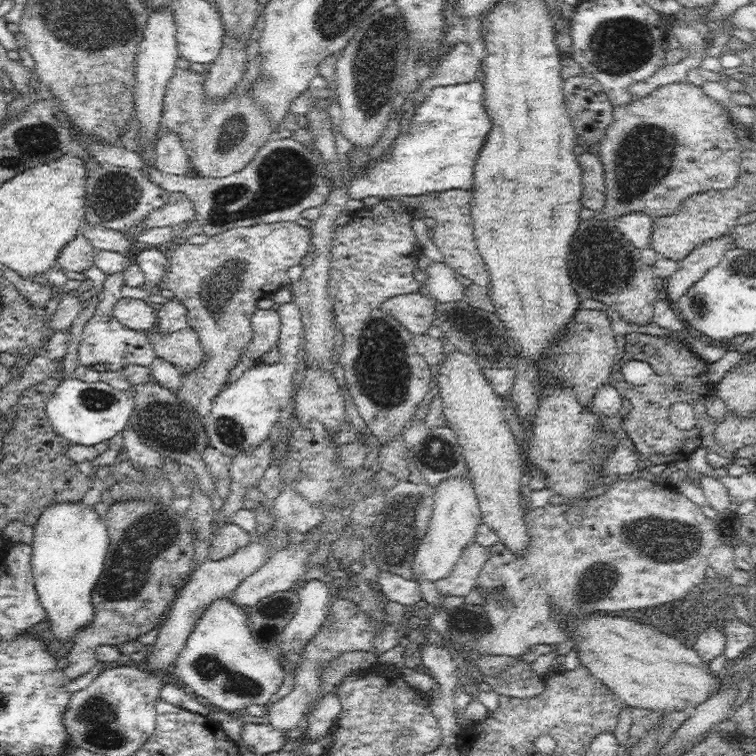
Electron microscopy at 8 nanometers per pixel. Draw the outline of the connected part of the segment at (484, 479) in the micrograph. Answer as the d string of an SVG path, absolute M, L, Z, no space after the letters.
M458 350L444 357L443 363L437 378L434 378L434 384L437 387L437 393L442 399L442 407L446 416L448 427L457 435L457 440L462 445L462 455L466 461L467 474L472 480L476 497L478 498L478 507L482 523L490 527L499 538L500 543L504 543L510 552L523 553L523 550L530 542L528 536L528 527L524 522L523 516L524 499L520 492L520 478L527 472L524 467L524 457L521 448L516 445L514 434L510 431L504 410L506 404L502 402L502 396L498 395L488 379L484 375L484 370L476 363L474 357L470 357Z

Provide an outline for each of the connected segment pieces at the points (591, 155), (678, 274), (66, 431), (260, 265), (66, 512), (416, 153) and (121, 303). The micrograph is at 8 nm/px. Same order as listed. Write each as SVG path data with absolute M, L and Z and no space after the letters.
M594 150L577 157L582 167L583 192L580 202L582 206L600 214L605 205L605 178L602 162Z
M729 234L714 240L706 240L700 246L696 246L692 252L688 253L688 256L679 261L676 272L667 278L666 293L663 297L676 305L679 298L695 282L698 282L707 270L716 266L732 246L733 240Z
M68 377L53 392L47 403L48 421L54 431L70 443L86 446L108 442L123 432L131 418L134 404L128 391L120 391L104 382L83 382Z
M272 222L272 224L254 224L249 227L231 228L226 232L208 236L202 243L184 243L175 246L168 255L169 266L163 281L163 287L174 293L184 308L188 324L199 334L199 341L204 349L204 364L192 373L182 374L182 384L176 390L179 401L184 401L196 409L202 418L210 414L214 398L223 390L226 378L247 352L254 331L250 325L250 316L256 312L261 298L271 297L271 294L290 286L292 281L288 277L288 270L292 266L300 265L308 254L311 246L312 231L309 227L296 222Z
M64 502L48 506L38 516L31 544L31 571L52 634L60 643L73 641L80 628L90 624L95 610L91 592L102 574L109 549L109 532L94 506Z
M472 81L448 86L435 86L432 92L426 95L421 105L415 110L410 121L407 135L400 132L392 142L391 153L384 151L383 156L371 162L367 160L365 173L355 176L345 185L348 197L362 200L366 196L375 196L381 199L392 196L418 196L426 193L447 191L450 189L472 189L473 170L480 155L480 148L484 146L488 132L492 130L492 119L484 107L484 83Z
M120 298L112 313L122 325L137 331L149 333L156 325L156 307L139 299Z

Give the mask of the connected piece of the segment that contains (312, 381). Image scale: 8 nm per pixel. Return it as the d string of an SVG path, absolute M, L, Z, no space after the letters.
M315 366L307 368L305 376L296 392L296 403L292 404L300 426L320 422L327 428L327 434L337 432L347 418L344 390L333 374Z

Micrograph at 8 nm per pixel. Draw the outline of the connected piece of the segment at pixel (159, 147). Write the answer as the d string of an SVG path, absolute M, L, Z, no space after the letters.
M174 132L164 134L155 142L155 165L173 175L188 174L190 161L180 137Z

